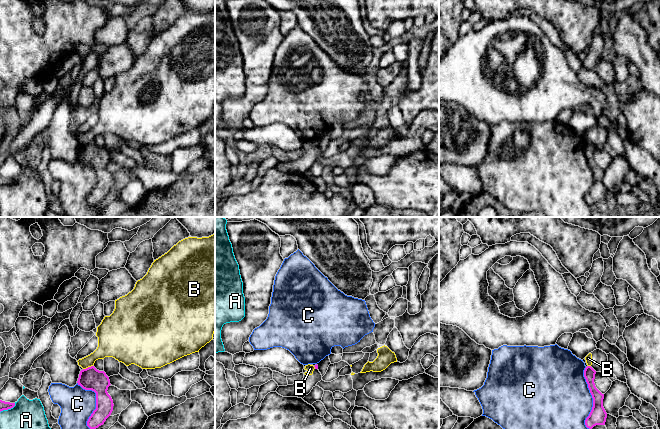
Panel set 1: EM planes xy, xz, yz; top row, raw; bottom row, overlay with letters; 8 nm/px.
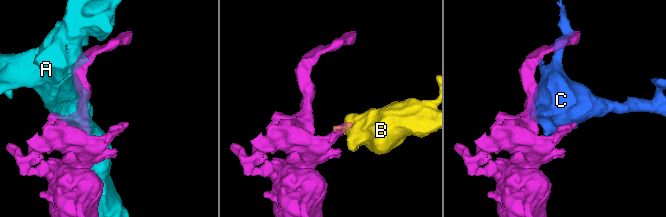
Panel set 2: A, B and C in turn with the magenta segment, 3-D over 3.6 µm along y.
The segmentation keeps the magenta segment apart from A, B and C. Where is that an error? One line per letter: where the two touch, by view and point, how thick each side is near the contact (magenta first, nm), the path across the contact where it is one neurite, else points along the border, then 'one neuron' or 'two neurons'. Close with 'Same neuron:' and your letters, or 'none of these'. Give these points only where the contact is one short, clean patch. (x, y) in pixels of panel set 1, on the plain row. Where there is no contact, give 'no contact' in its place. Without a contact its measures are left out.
A: meets magenta in xy at (8, 184); 70 nm thick on the magenta side, 380 nm on the other; two neurons
B: meets magenta in xy at (88, 143); 180 nm thick on the magenta side, 190 nm on the other; border along xy (92, 141), (83, 145); two neurons
C: meets magenta in yz at (593, 175); 140 nm thick on the magenta side, 480 nm on the other; two neurons
Same neuron: none of these

